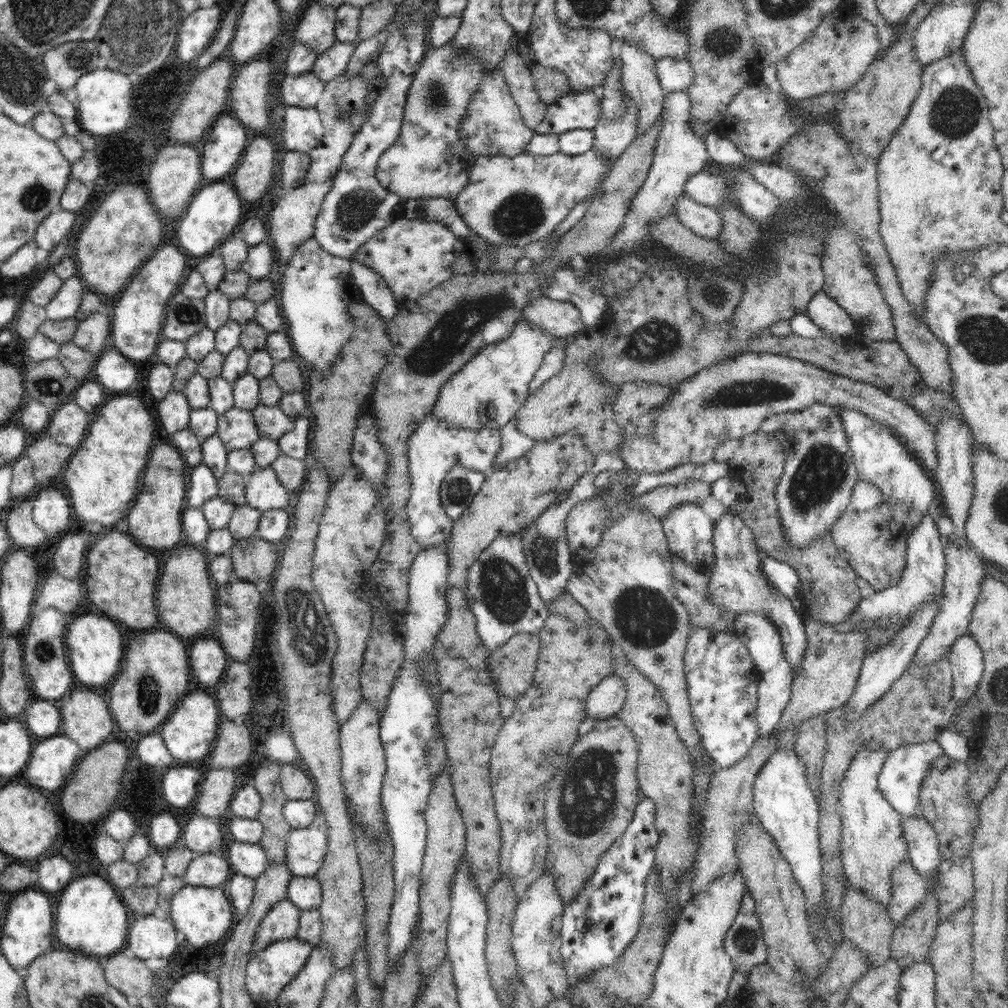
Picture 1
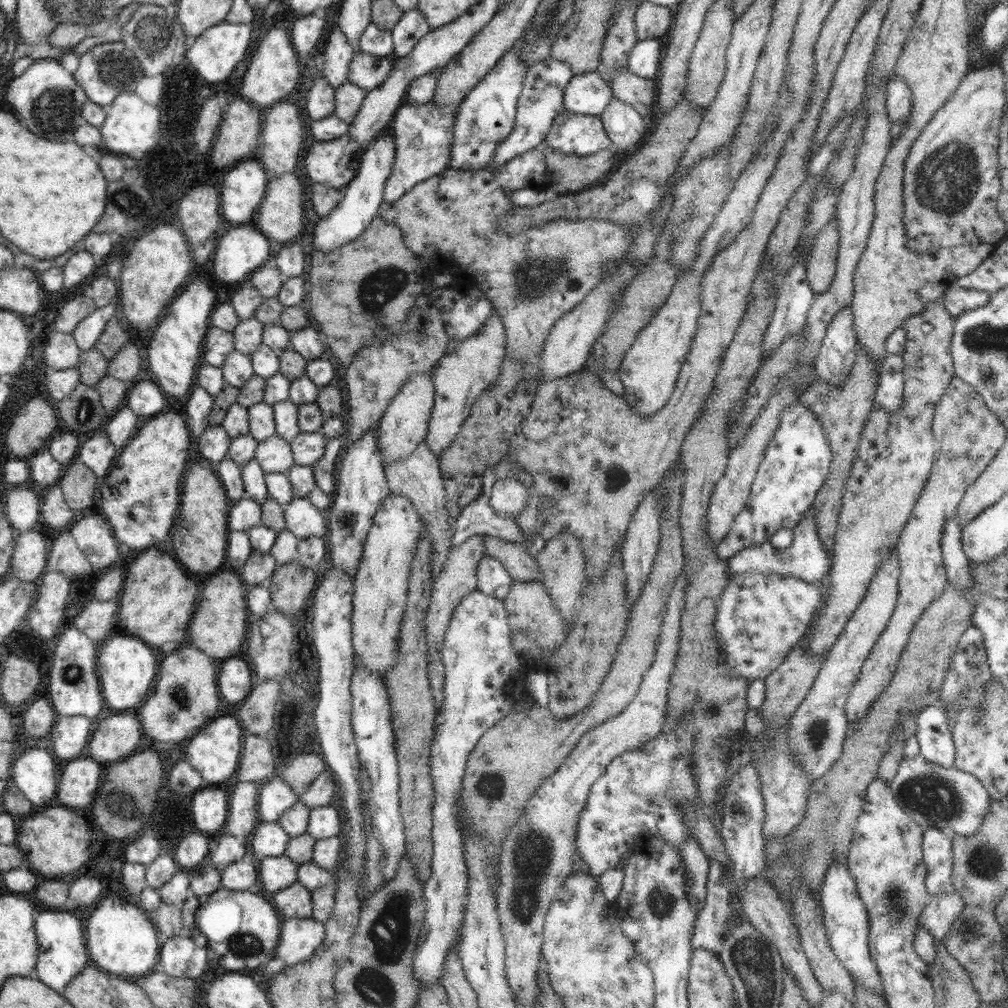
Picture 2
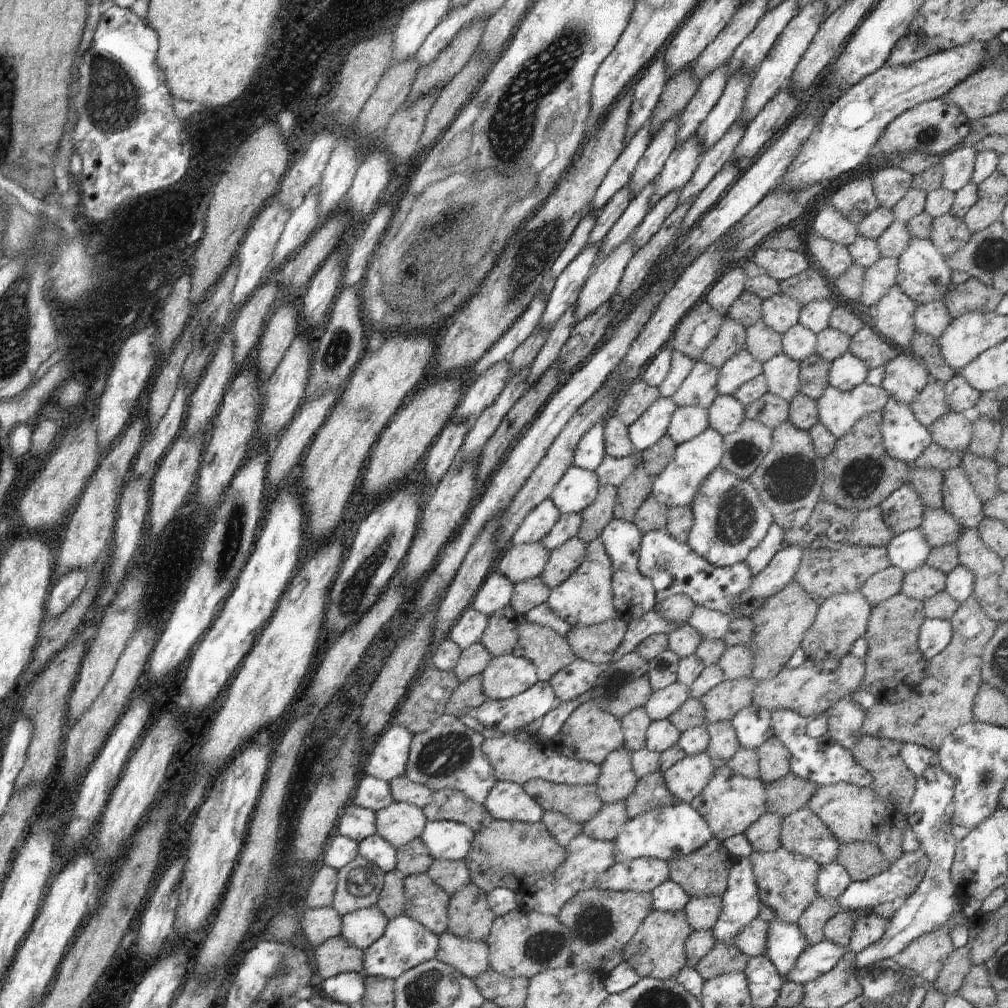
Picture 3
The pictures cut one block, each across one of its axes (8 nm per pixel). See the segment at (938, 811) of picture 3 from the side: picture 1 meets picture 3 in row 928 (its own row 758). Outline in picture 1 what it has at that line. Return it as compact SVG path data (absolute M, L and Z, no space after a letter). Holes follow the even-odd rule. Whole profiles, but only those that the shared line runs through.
M935 741L920 744L908 744L887 753L887 758L880 771L877 783L886 800L903 818L920 815L919 790L932 762L944 758L943 748Z

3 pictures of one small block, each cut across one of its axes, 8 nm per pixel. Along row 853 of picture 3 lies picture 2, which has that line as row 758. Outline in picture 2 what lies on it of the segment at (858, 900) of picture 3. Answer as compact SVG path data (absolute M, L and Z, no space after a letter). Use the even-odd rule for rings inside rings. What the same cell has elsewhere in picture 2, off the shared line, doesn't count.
M920 754L912 759L905 757L900 762L895 777L889 782L898 806L923 830L950 828L958 836L972 836L974 832L978 832L982 820L986 818L986 812L990 812L991 800L980 781L969 772L954 766L943 768L930 763Z

